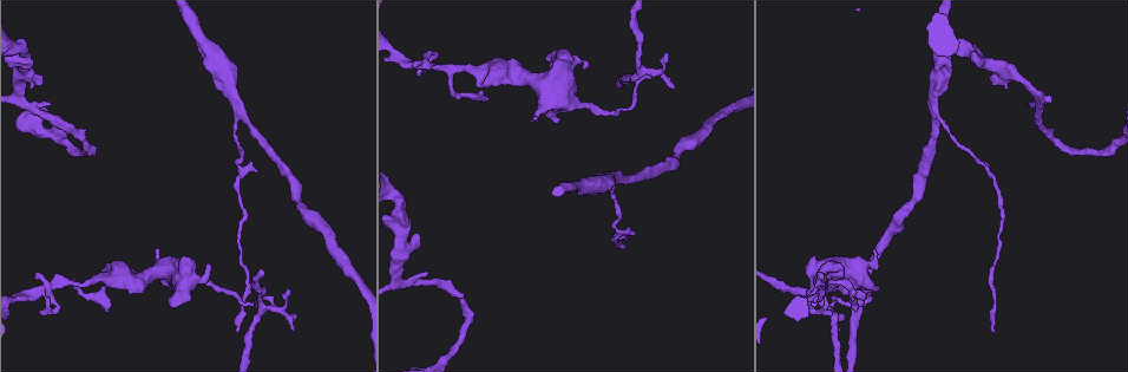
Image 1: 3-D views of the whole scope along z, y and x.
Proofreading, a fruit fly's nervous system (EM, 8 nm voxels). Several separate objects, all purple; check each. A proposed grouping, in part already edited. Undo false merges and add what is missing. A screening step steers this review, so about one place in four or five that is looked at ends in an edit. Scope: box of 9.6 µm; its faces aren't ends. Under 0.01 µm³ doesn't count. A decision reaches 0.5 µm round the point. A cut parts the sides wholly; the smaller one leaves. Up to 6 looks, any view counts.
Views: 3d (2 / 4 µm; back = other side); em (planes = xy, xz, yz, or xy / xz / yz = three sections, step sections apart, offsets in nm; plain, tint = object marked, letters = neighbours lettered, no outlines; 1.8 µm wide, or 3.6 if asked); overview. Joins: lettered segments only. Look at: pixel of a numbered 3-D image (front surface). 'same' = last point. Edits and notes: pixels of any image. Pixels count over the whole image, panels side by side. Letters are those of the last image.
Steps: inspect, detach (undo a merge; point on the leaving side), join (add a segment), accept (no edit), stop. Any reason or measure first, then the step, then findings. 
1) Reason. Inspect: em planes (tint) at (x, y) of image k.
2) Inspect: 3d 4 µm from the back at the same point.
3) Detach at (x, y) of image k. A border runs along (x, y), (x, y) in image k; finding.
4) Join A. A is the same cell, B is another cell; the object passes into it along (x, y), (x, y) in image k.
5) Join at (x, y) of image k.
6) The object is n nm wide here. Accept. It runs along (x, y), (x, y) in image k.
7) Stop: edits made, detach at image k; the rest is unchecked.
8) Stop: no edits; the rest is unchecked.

An open end. Inspect: 3d 4 µm at (583, 67) of image 1.

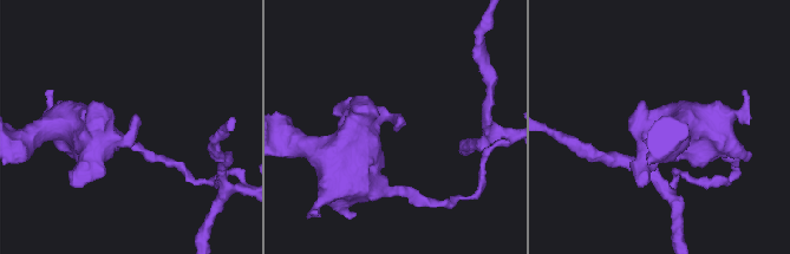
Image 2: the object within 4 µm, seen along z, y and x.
Need the tissue. Inspect: em xz step 8 (letters) at (396, 126) of image 2.

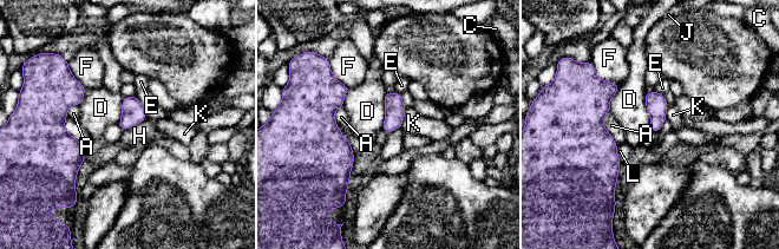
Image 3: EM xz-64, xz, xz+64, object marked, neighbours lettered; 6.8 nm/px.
The longest contact is with D, 260 nm. Accept. A, C, D, E, F, H, J, K and L are other cells; none of them fits.

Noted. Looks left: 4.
Sharp bend. Inspect: 3d 4 µm at (266, 305) of image 1.

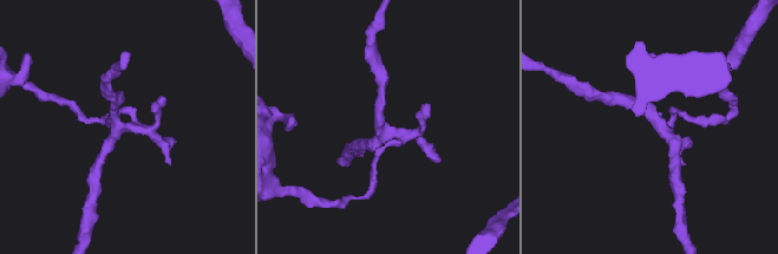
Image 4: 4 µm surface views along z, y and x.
Now the EM. Inspect: em planes (letters) at (120, 128) of image 4.

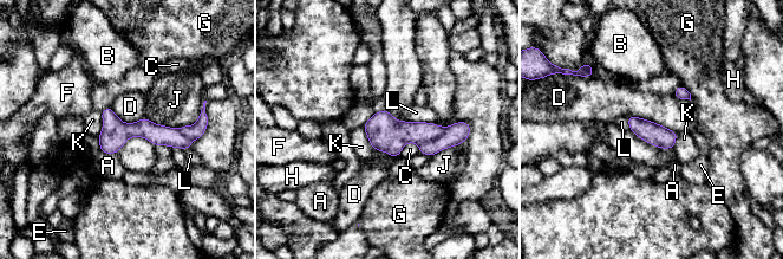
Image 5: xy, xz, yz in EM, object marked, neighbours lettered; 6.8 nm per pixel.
The longest contact is with J, 380 nm. Detach at (397, 134) of image 5. A, B, C, D, E, F, G, H, J, K and L are other cells; the part that leaves runs along (104, 114), (119, 129), (188, 146) in image 5; a second cell is stuck on.

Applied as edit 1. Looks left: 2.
Stop: edits made, detach at image 5; the rest is unchecked.

